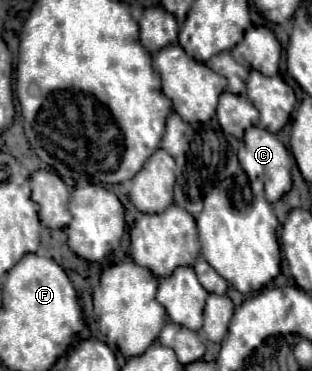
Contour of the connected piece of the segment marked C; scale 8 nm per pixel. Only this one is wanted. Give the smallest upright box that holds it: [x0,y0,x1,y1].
[238,127,291,203]

